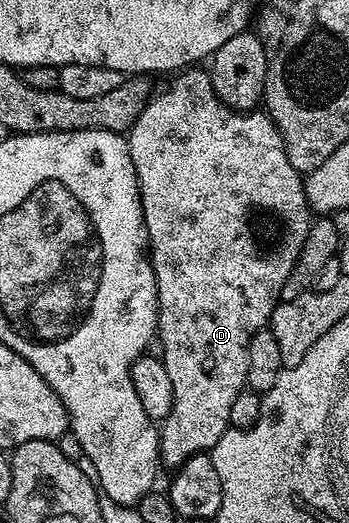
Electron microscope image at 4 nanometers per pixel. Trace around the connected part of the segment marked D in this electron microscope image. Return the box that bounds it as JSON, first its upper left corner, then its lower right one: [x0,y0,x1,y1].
[125,69,312,469]

